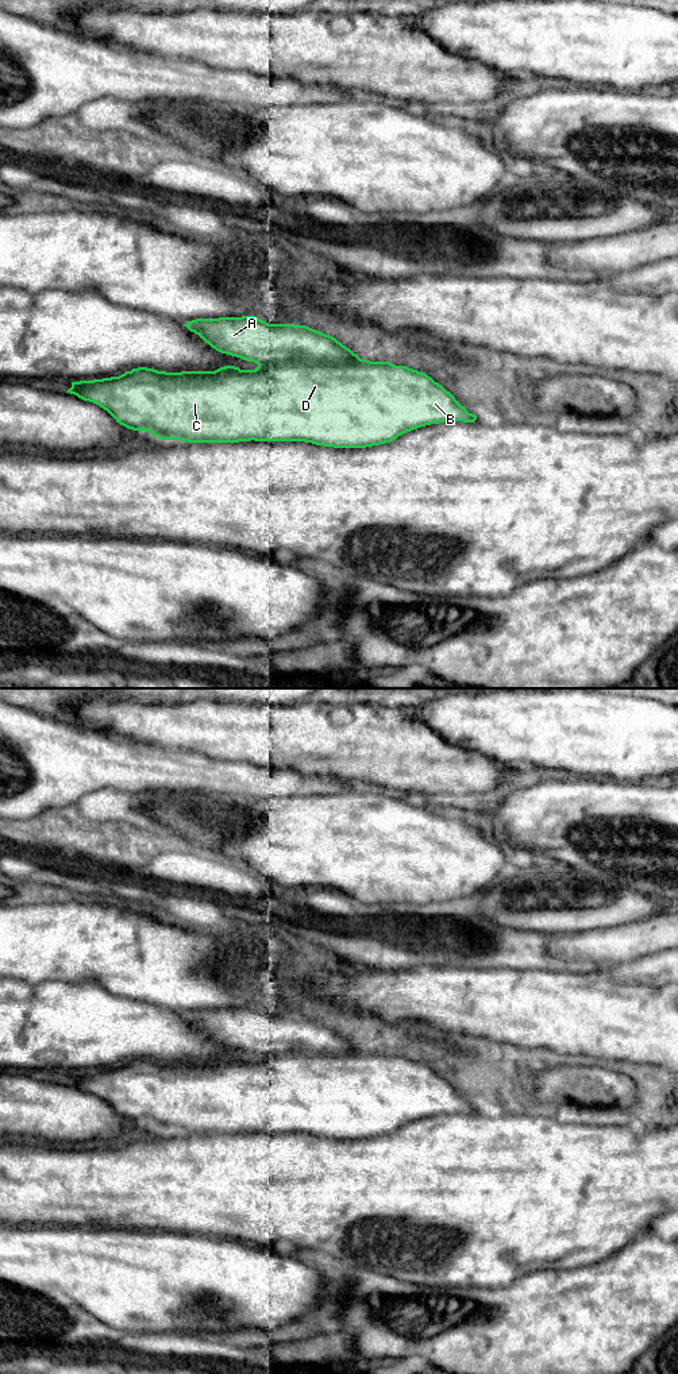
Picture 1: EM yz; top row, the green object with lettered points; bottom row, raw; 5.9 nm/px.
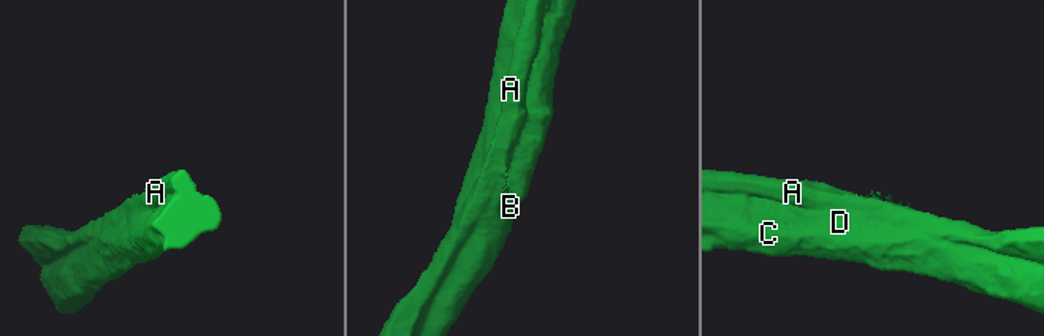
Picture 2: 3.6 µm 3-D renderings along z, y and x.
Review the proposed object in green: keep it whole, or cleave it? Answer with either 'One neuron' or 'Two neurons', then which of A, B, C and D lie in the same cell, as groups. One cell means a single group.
One neuron. Groups: A B C D

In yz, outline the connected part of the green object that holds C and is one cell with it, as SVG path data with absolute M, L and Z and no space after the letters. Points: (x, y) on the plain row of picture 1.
M255 1007L242 1008L219 1008L219 1010L196 1010L188 1012L185 1018L199 1026L205 1034L221 1045L240 1049L243 1051L254 1053L258 1055L255 1061L240 1061L235 1057L224 1057L215 1062L181 1062L166 1064L147 1058L132 1060L119 1068L72 1073L72 1078L66 1082L77 1087L84 1092L93 1093L107 1101L120 1116L132 1122L150 1123L162 1131L181 1131L188 1134L239 1134L239 1132L305 1132L316 1136L334 1138L334 1139L366 1139L380 1136L396 1131L398 1127L413 1120L450 1112L474 1114L477 1107L469 1104L455 1088L447 1082L442 1076L435 1073L425 1064L409 1060L407 1057L396 1057L390 1053L370 1053L361 1050L350 1039L343 1037L335 1028L312 1020L307 1016L294 1015L269 1015Z

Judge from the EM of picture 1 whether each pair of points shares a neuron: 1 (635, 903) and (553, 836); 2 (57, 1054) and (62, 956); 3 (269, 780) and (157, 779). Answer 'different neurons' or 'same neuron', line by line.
1: different neurons
2: different neurons
3: same neuron

